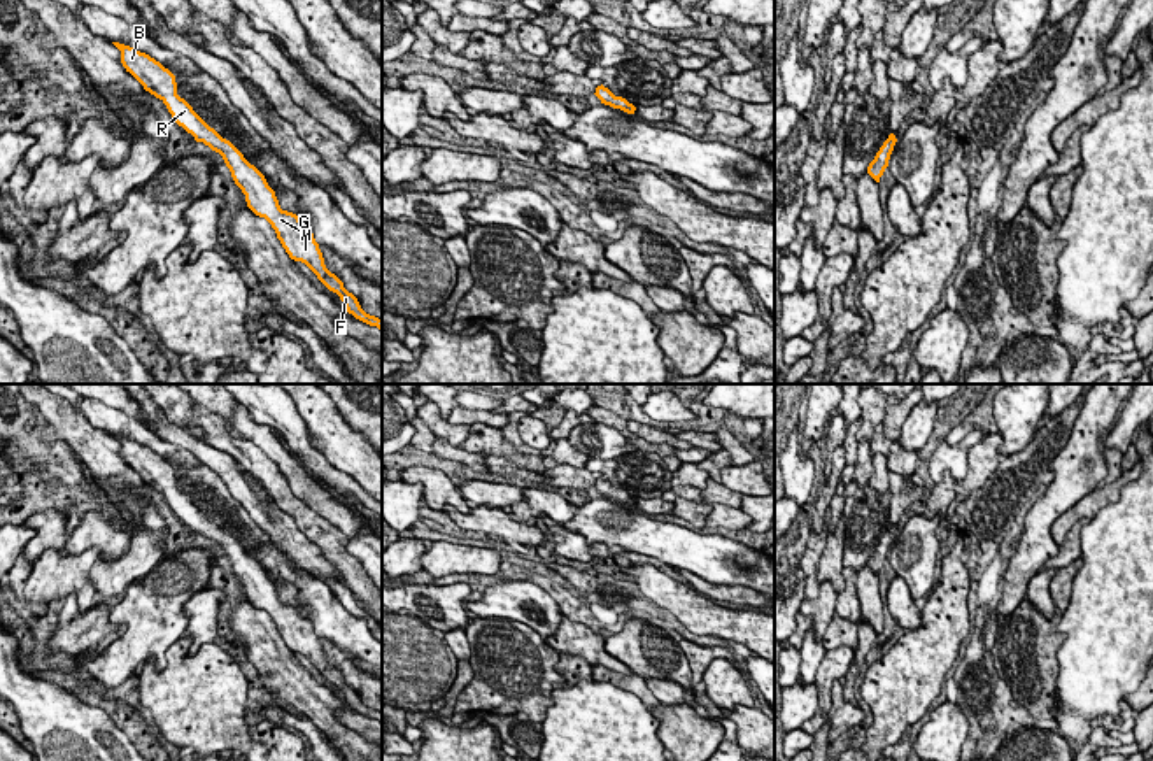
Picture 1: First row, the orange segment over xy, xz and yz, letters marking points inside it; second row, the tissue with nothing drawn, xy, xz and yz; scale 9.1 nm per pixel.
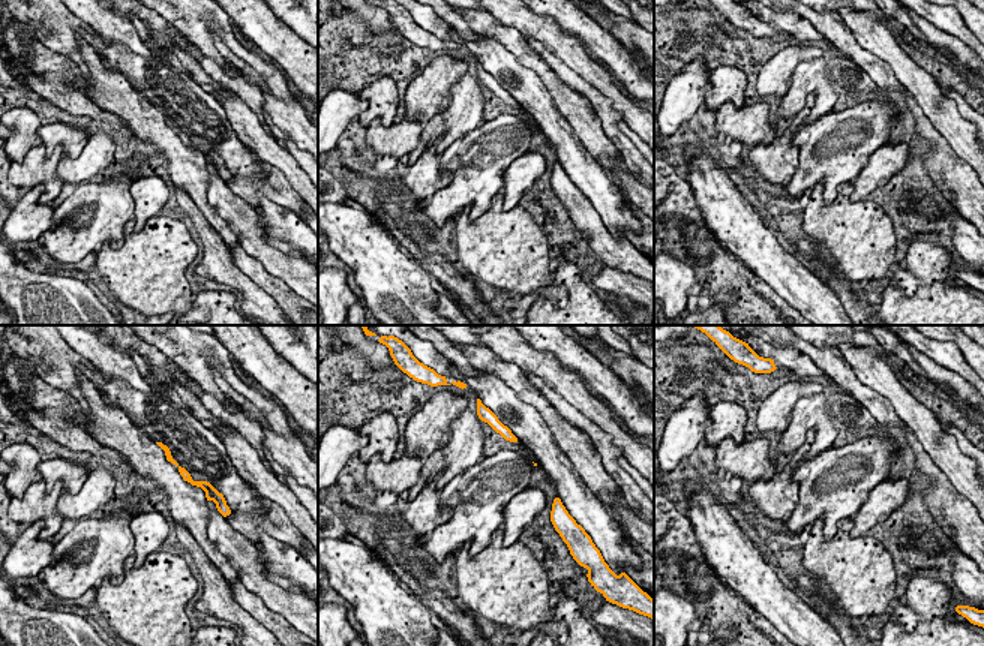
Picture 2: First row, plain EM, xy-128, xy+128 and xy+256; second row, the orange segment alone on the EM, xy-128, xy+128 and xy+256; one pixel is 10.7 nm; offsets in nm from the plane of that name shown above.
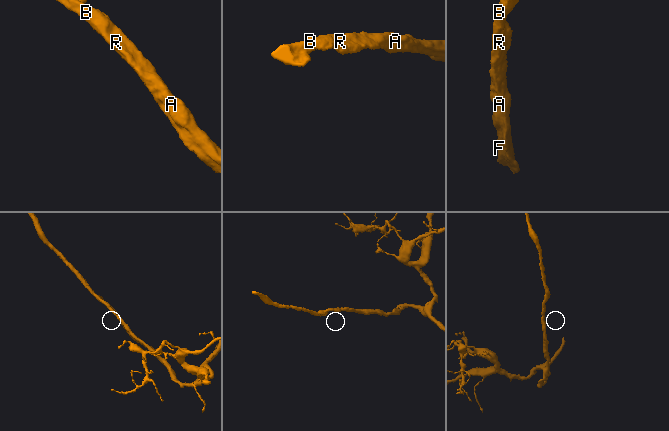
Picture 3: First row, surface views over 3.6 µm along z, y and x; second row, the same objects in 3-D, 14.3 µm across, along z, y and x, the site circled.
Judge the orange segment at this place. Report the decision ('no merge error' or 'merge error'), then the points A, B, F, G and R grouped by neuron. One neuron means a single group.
no merge error; groups A B F G R

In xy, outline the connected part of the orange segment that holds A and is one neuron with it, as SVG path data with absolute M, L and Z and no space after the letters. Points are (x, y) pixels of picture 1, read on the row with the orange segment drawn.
M119 42L112 44L121 51L121 63L126 72L130 72L145 91L166 105L175 123L191 133L196 142L203 142L223 156L235 184L245 195L247 207L272 224L289 258L305 263L329 291L340 296L349 314L382 331L382 319L366 314L357 298L326 268L312 230L305 226L296 214L282 210L265 175L177 95L175 75L149 54Z

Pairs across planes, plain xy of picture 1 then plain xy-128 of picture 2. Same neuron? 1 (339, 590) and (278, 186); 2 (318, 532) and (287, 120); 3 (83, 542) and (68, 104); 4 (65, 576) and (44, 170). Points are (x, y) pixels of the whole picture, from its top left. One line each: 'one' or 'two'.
1: two
2: two
3: two
4: one

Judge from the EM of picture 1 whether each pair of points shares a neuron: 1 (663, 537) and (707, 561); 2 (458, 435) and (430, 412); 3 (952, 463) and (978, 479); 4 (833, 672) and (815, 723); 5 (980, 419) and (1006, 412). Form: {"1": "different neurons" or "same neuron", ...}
{"1": "same neuron", "2": "same neuron", "3": "different neurons", "4": "same neuron", "5": "different neurons"}

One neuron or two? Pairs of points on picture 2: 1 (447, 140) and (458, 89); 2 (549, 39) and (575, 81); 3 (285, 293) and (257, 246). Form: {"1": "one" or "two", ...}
{"1": "one", "2": "two", "3": "two"}

